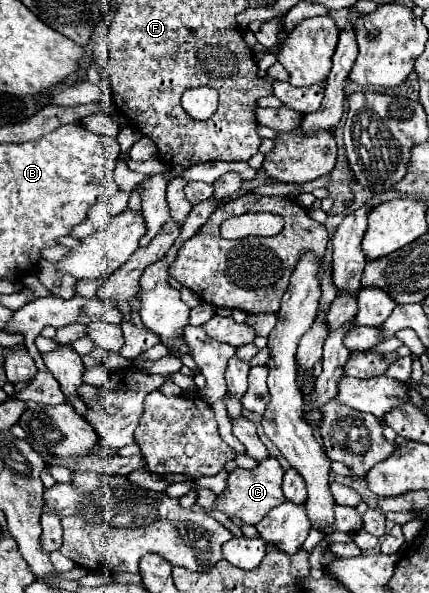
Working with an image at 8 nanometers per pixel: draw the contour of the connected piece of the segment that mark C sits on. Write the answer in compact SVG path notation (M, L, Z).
M267 457L265 461L261 461L255 469L247 471L247 469L241 469L237 467L231 475L229 475L229 481L227 481L227 491L223 493L223 497L217 499L217 509L223 511L225 515L235 515L239 517L241 521L249 523L249 525L255 525L259 523L273 507L281 505L285 499L283 499L283 493L281 493L281 483L283 483L283 467L279 465L277 459L273 457Z

